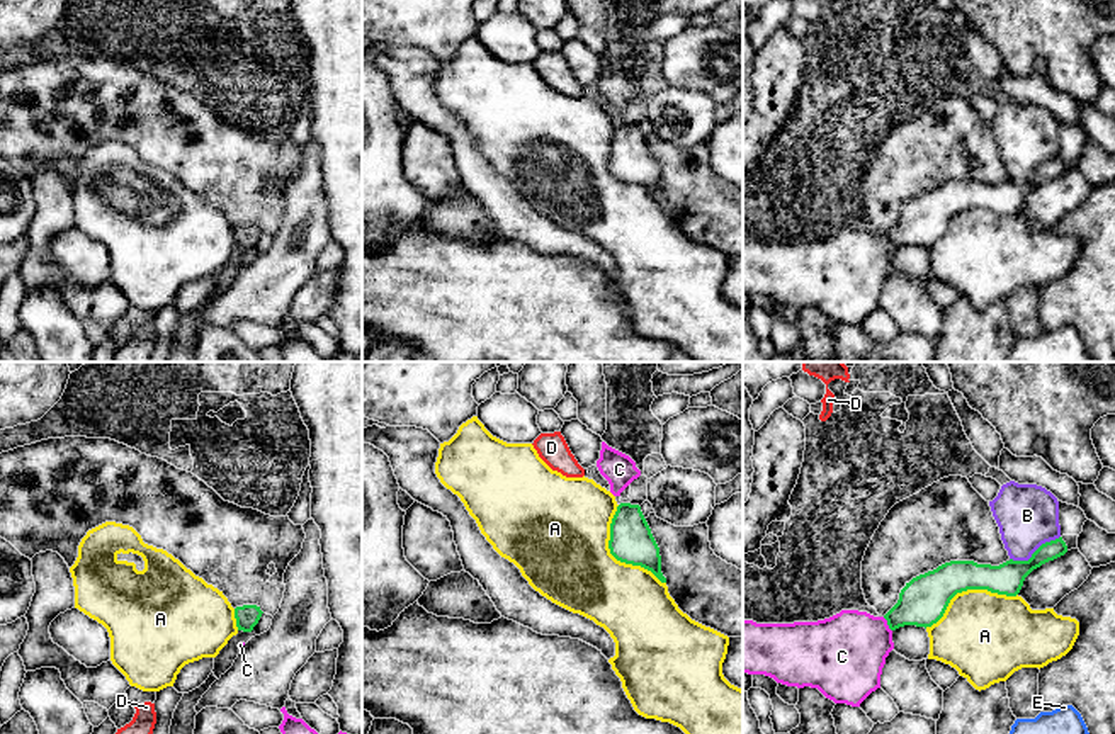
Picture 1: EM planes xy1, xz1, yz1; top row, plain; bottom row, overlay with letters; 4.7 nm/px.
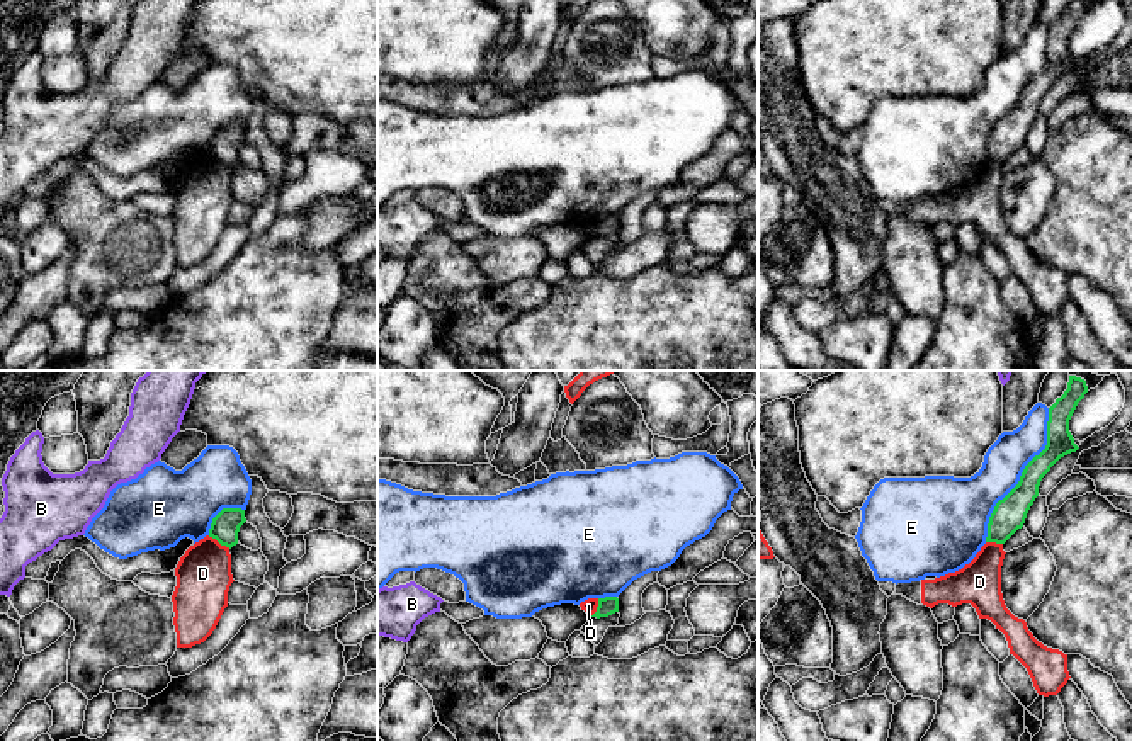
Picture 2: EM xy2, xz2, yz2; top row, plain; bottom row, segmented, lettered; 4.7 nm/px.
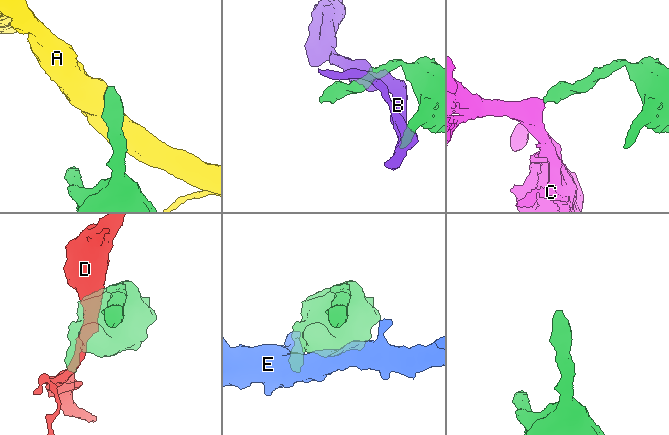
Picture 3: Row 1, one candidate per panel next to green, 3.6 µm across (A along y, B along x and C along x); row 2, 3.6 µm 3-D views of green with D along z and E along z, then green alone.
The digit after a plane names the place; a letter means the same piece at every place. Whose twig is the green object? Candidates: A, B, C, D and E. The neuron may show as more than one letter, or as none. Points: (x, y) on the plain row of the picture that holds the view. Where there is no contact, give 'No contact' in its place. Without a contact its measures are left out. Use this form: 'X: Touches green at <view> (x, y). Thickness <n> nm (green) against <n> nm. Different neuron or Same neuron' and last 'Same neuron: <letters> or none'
A: Touches green at xz1 (614, 175). Thickness 200 nm (green) against 440 nm. Different neuron
B: Touches green at yz1 (1034, 172). Thickness 150 nm (green) against 300 nm. Different neuron
C: Touches green at yz1 (888, 243). Thickness 220 nm (green) against 380 nm. Same neuron
D: Touches green at xy2 (220, 162). Thickness 140 nm (green) against 260 nm. Different neuron
E: Touches green at yz2 (1022, 94). Thickness 160 nm (green) against 200 nm. Different neuron
Same neuron: C

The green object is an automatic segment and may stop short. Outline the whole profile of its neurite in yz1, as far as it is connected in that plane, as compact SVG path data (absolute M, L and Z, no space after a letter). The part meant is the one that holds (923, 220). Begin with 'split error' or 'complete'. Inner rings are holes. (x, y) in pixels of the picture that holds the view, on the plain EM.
split error; M1062 156L1042 163L1028 180L1006 180L999 185L977 184L974 180L950 180L933 190L913 197L899 212L897 223L884 234L841 229L818 241L756 243L743 240L743 292L765 294L787 306L818 308L835 323L860 326L877 308L886 277L894 268L892 251L904 245L931 246L937 243L950 219L967 209L988 209L991 212L1016 216L1025 197L1042 184L1067 172Z

